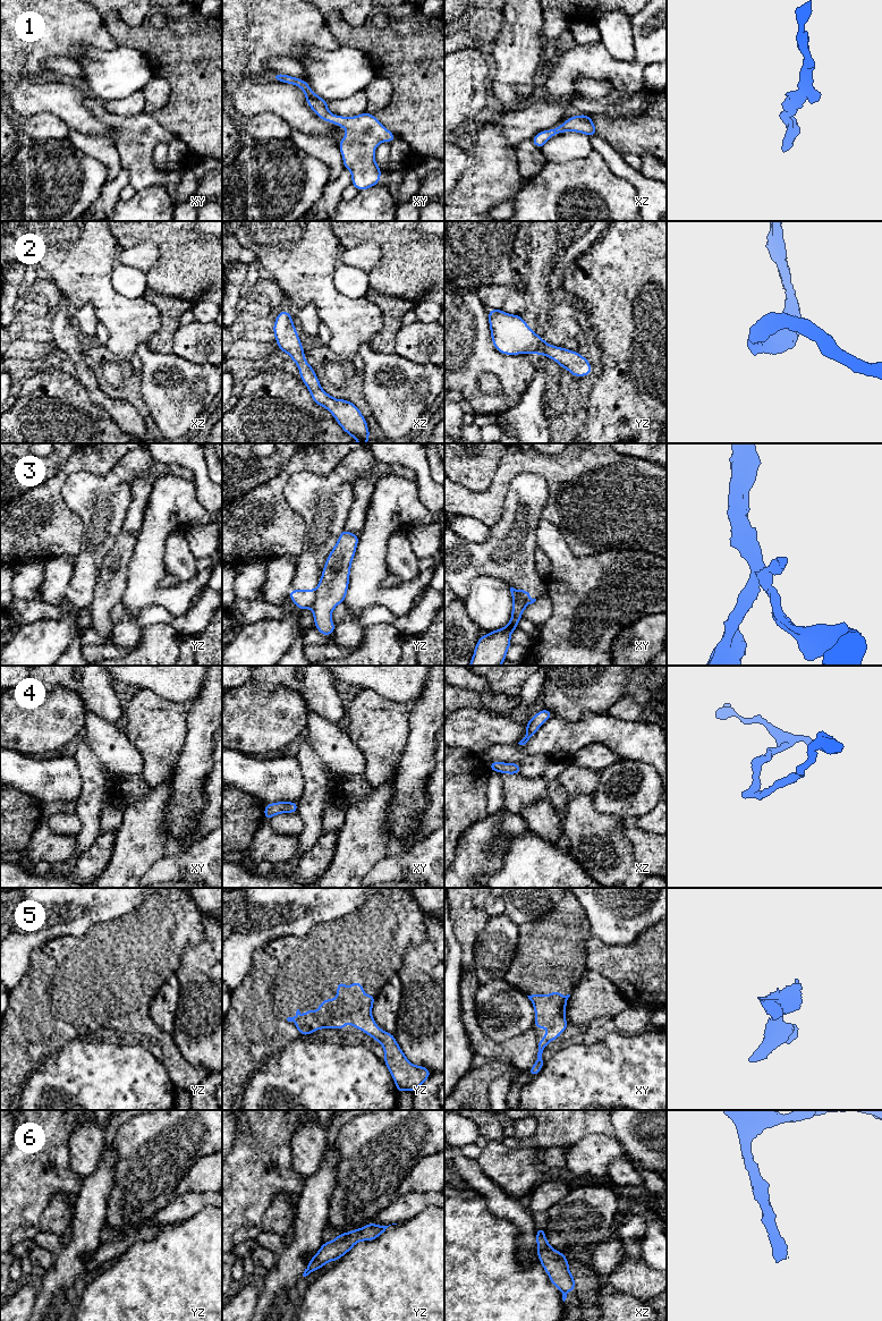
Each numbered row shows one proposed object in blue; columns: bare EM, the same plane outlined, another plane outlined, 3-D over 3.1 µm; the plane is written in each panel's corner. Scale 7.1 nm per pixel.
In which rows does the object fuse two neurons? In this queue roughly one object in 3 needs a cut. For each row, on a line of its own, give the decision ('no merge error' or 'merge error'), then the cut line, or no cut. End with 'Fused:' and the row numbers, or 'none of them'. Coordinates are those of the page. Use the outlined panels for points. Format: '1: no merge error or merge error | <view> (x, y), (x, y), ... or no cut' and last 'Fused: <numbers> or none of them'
1: no merge error | no cut
2: no merge error | no cut
3: merge error | yz (316, 590), (311, 607)
4: no merge error | no cut
5: no merge error | no cut
6: no merge error | no cut
Fused: 3

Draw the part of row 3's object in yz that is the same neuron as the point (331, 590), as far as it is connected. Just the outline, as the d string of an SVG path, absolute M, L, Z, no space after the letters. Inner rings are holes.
M344 528L324 564L312 613L315 628L325 637L334 633L336 625L331 620L334 608L346 601L351 562L358 541L359 535Z

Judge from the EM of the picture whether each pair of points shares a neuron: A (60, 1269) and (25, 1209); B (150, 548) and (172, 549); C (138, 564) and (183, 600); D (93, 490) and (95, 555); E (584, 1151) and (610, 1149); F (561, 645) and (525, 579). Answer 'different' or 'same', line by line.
A: different
B: different
C: same
D: same
E: same
F: different

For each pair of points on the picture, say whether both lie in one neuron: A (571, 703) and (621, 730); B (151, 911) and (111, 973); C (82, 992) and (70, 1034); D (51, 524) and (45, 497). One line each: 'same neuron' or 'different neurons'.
A: different neurons
B: same neuron
C: same neuron
D: same neuron

